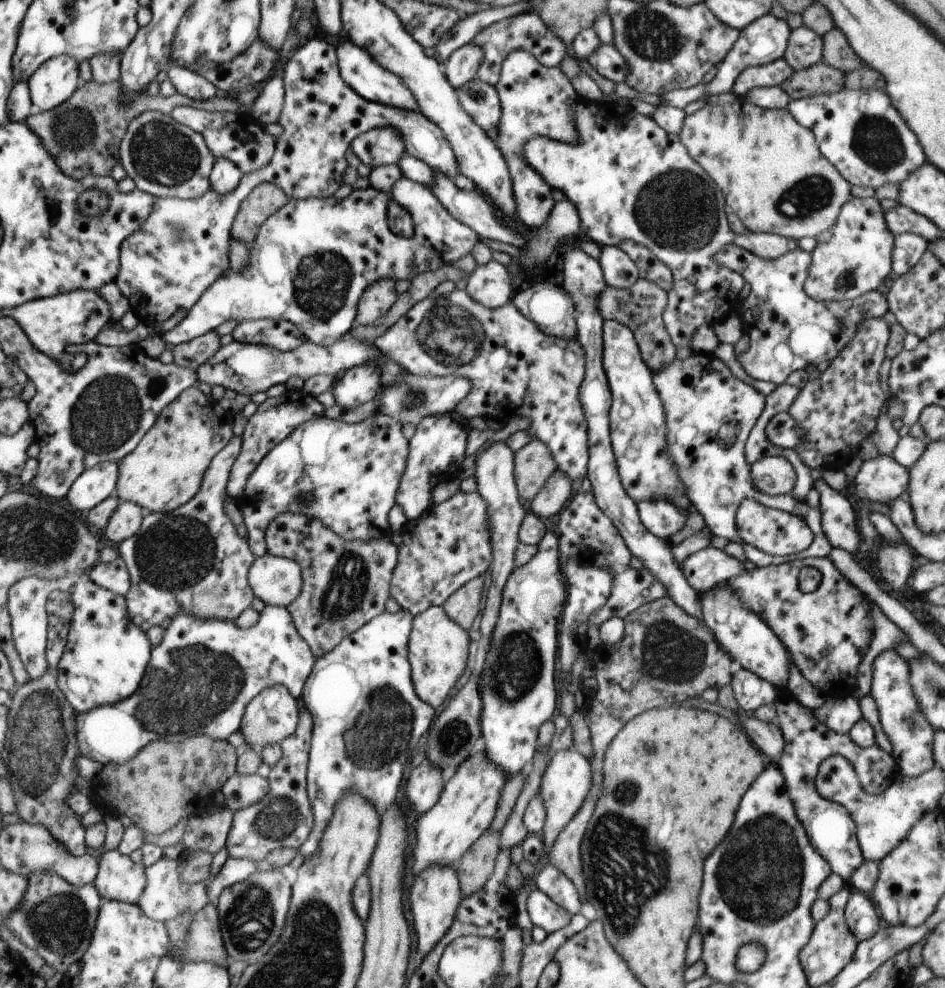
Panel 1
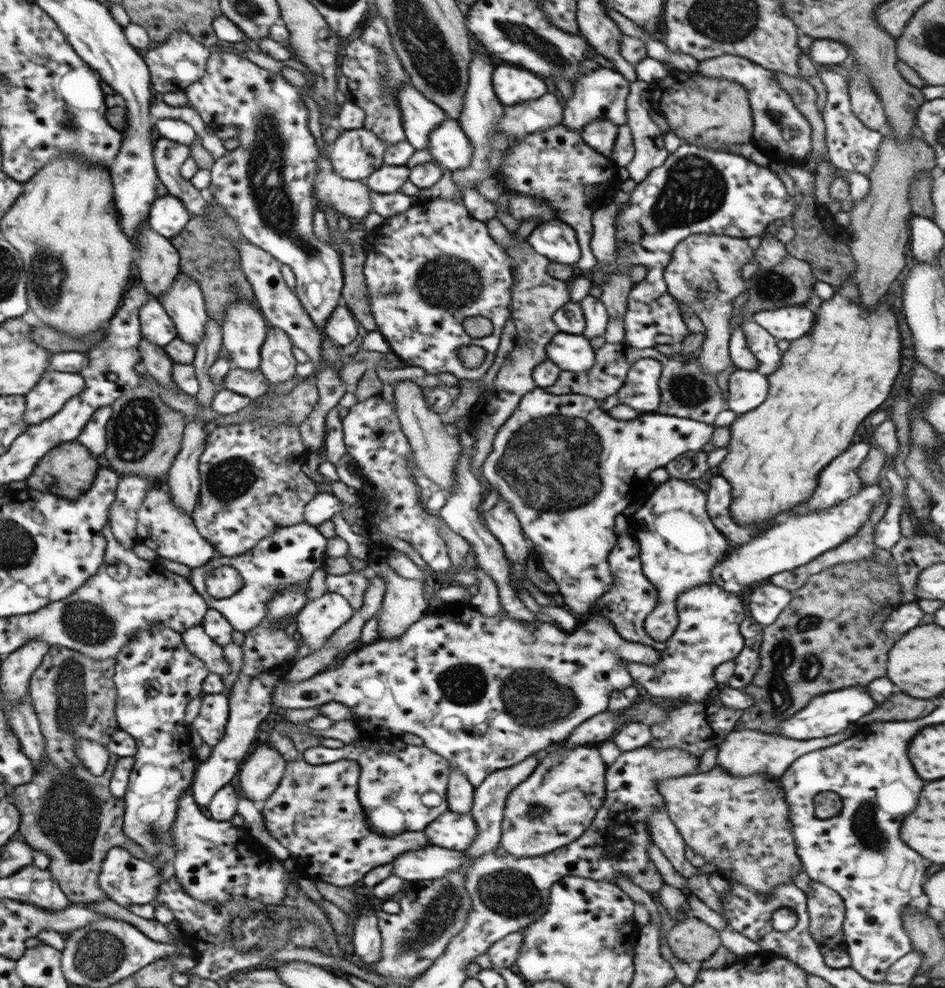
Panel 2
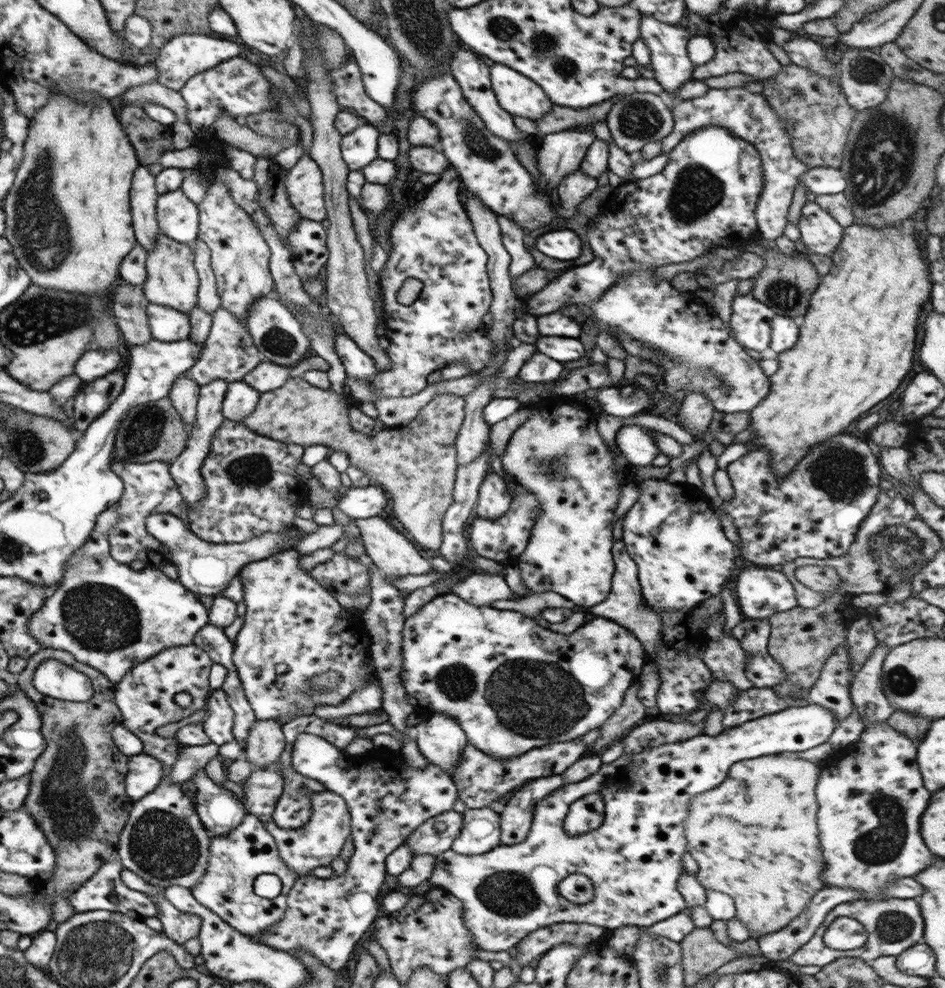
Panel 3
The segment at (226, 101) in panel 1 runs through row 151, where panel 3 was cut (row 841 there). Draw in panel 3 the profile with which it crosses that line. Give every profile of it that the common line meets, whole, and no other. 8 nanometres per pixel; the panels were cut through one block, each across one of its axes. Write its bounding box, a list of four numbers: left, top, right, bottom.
[16,648,133,899]

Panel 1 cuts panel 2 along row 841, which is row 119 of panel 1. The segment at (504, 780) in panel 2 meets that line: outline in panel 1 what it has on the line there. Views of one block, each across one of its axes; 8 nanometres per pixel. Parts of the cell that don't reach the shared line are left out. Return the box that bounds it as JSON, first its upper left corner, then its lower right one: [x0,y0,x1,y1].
[454,79,500,132]

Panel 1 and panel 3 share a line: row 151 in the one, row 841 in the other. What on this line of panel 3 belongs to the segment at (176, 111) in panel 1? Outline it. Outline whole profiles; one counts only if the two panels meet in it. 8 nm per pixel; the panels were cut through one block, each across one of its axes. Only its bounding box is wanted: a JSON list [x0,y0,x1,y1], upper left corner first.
[190,814,298,935]

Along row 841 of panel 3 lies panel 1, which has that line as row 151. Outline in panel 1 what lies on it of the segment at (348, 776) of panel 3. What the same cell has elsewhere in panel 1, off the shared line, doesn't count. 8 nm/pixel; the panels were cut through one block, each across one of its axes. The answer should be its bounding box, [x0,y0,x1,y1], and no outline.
[349,128,405,168]

